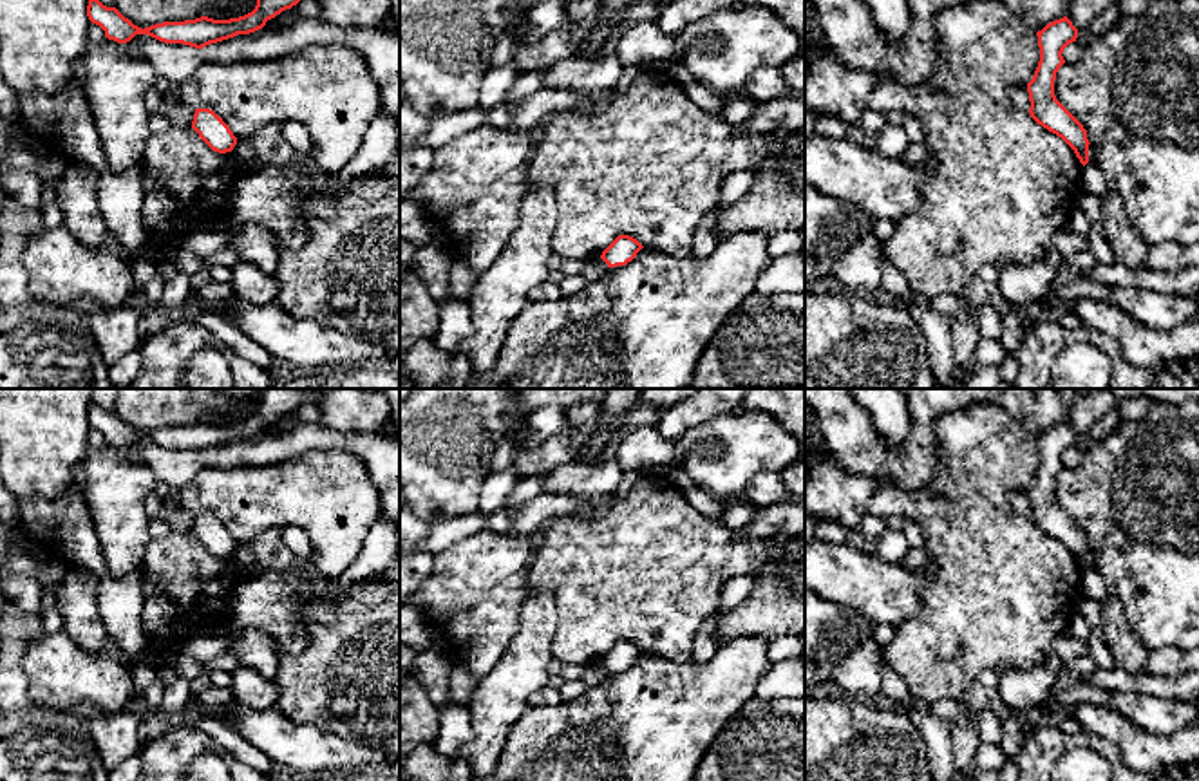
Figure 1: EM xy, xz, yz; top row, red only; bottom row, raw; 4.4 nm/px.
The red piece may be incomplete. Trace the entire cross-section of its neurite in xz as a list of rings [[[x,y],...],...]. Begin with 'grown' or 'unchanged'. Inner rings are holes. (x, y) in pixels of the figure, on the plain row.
unchanged; [[[618,640],[600,660],[608,673],[626,671],[631,667],[644,651],[629,642]]]

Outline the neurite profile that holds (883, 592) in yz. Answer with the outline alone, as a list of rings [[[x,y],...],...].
[[[817,537],[805,542],[805,593],[852,607],[873,626],[897,627],[915,616],[930,580],[924,568],[908,569],[850,542],[826,544]]]

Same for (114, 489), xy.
[[[109,443],[92,447],[76,468],[76,485],[114,579],[143,568],[145,550],[152,541],[145,501],[157,483],[148,465],[132,463],[121,452]]]

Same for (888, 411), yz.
[[[846,389],[854,403],[875,427],[886,447],[901,447],[911,425],[904,389]]]

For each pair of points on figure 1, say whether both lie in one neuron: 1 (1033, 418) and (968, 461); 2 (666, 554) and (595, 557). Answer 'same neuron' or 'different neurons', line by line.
1: different neurons
2: same neuron

